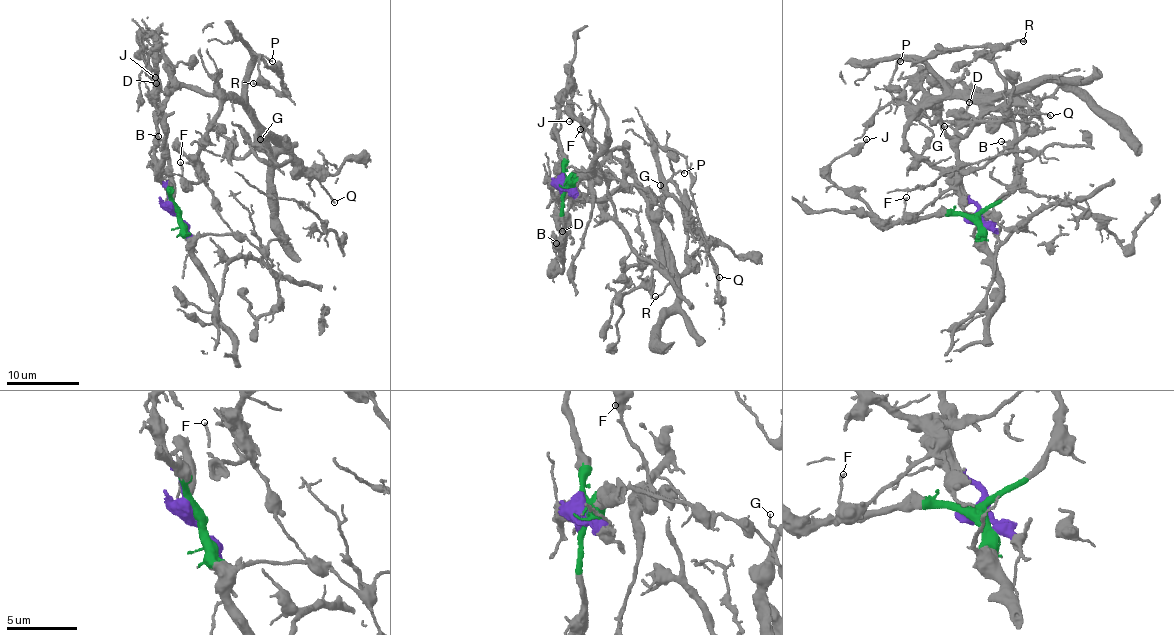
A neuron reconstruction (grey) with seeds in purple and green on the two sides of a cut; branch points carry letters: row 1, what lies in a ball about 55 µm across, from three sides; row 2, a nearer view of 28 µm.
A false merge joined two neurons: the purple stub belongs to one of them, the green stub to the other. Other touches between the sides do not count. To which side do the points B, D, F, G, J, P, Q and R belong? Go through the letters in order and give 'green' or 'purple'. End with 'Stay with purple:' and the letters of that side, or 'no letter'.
B: green
D: green
F: purple
G: purple
J: green
P: purple
Q: purple
R: purple
Stay with purple: F, G, P, Q, R

